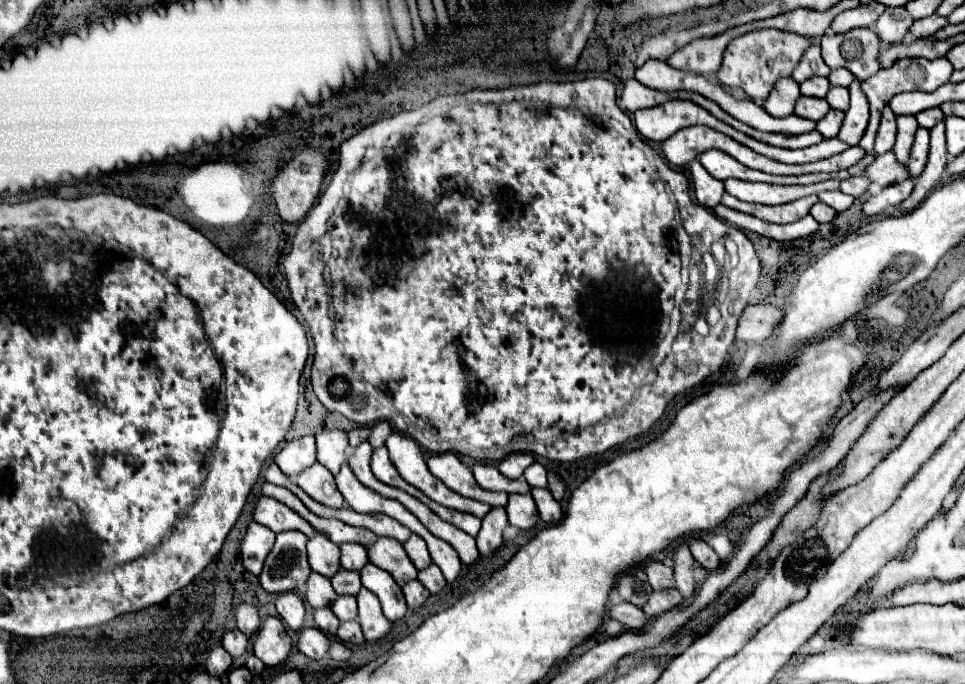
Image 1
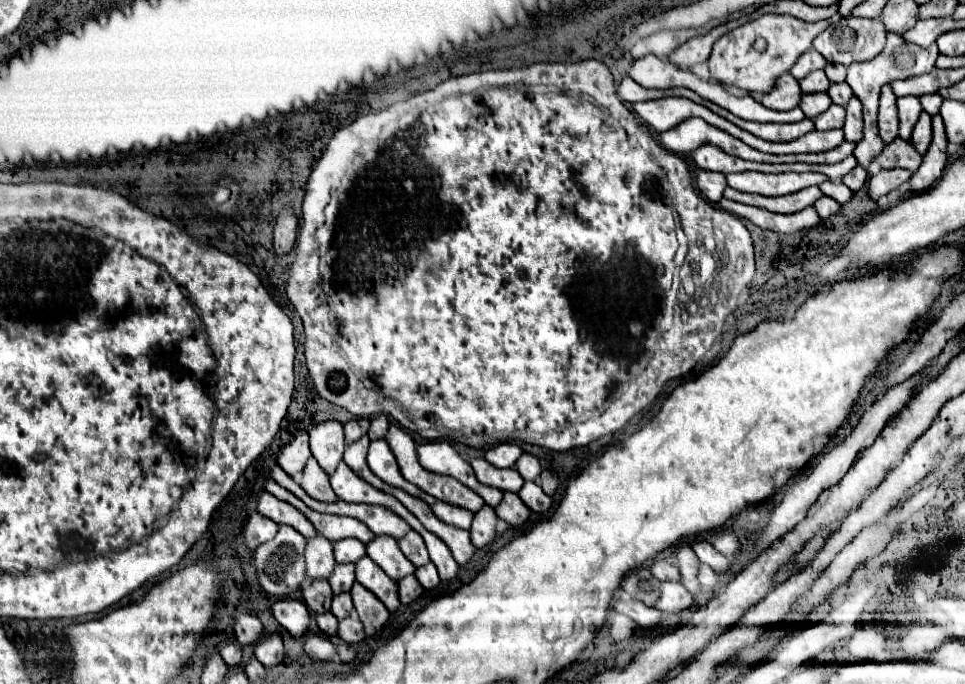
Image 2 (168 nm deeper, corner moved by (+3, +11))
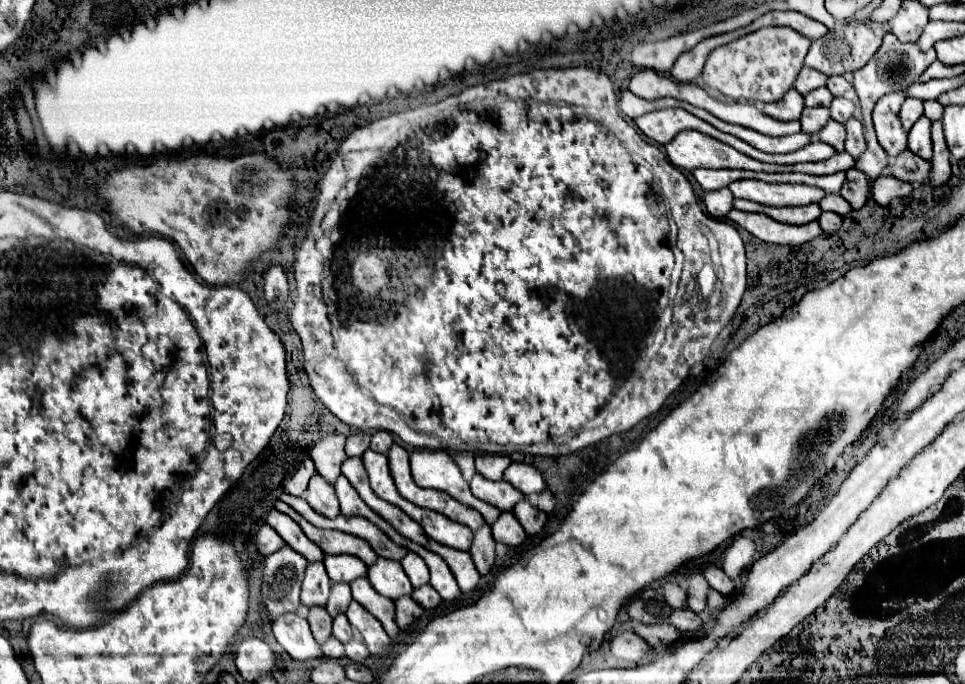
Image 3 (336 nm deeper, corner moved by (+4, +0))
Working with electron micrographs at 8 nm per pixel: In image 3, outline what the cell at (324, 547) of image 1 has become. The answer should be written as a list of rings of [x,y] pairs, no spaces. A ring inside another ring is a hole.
[[[313,562],[305,570],[303,588],[301,588],[301,604],[305,606],[325,606],[331,590],[331,580],[325,572],[323,562]]]

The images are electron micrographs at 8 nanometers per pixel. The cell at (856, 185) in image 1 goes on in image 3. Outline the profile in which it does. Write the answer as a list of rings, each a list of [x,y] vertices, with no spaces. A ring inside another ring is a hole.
[[[851,168],[845,174],[847,174],[847,180],[845,180],[843,188],[841,188],[841,196],[851,204],[853,210],[859,210],[867,202],[867,196],[869,196],[869,180],[857,168]]]

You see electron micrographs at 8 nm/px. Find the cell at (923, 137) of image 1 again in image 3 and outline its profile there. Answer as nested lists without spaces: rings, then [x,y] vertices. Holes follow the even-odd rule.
[[[921,116],[909,130],[909,150],[931,160],[931,122],[925,116]]]

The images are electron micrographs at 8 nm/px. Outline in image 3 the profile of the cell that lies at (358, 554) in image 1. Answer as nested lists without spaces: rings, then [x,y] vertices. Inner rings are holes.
[[[325,556],[323,560],[325,570],[333,582],[347,582],[351,584],[357,578],[363,578],[367,574],[367,566],[357,560],[357,556]]]

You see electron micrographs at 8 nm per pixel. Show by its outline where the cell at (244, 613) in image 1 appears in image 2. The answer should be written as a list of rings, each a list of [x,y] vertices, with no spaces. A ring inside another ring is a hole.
[[[240,613],[234,623],[234,633],[242,645],[252,645],[262,635],[262,623],[252,613]]]

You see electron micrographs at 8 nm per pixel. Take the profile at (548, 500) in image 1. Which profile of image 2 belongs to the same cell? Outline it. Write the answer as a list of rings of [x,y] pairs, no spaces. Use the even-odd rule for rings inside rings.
[[[532,481],[524,483],[524,487],[522,487],[522,491],[518,495],[536,513],[546,513],[550,509],[550,505],[552,505],[552,499],[542,491],[540,485],[536,485]]]

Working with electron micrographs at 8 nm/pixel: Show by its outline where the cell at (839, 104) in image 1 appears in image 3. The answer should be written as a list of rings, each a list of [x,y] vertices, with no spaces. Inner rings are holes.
[[[833,98],[829,110],[831,110],[831,118],[837,120],[837,122],[841,122],[841,124],[845,124],[855,114],[855,106],[847,98]]]

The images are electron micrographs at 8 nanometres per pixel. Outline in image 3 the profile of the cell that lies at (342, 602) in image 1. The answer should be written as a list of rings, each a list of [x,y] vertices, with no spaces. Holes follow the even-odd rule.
[[[341,614],[341,616],[337,616],[337,618],[333,620],[333,636],[335,636],[339,642],[343,642],[343,644],[351,640],[351,624],[349,624],[349,620],[347,620],[345,614]]]

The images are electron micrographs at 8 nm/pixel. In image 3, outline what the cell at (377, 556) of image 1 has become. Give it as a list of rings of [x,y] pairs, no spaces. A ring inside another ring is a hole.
[[[379,558],[373,566],[369,566],[369,582],[371,586],[391,600],[397,600],[401,596],[409,596],[413,592],[413,586],[409,578],[403,572],[401,562]]]

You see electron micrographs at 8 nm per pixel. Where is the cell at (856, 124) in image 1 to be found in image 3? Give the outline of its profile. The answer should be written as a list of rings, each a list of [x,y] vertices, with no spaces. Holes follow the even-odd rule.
[[[851,118],[847,124],[847,140],[845,140],[845,152],[851,154],[855,160],[863,154],[865,150],[865,136],[863,136],[863,126],[857,118]]]

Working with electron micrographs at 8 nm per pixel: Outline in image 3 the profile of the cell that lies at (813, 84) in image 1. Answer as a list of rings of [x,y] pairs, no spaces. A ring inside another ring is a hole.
[[[817,88],[817,90],[813,90],[813,92],[809,92],[809,94],[805,96],[805,106],[807,106],[807,108],[829,106],[831,100],[833,100],[833,96],[831,96],[831,92],[829,92],[827,88]]]

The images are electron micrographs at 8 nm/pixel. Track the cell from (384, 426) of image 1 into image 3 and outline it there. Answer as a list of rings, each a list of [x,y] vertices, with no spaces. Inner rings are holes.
[[[377,430],[373,434],[373,438],[371,438],[371,450],[381,452],[381,454],[387,454],[391,444],[393,444],[393,436],[389,432],[385,432],[385,430]]]

